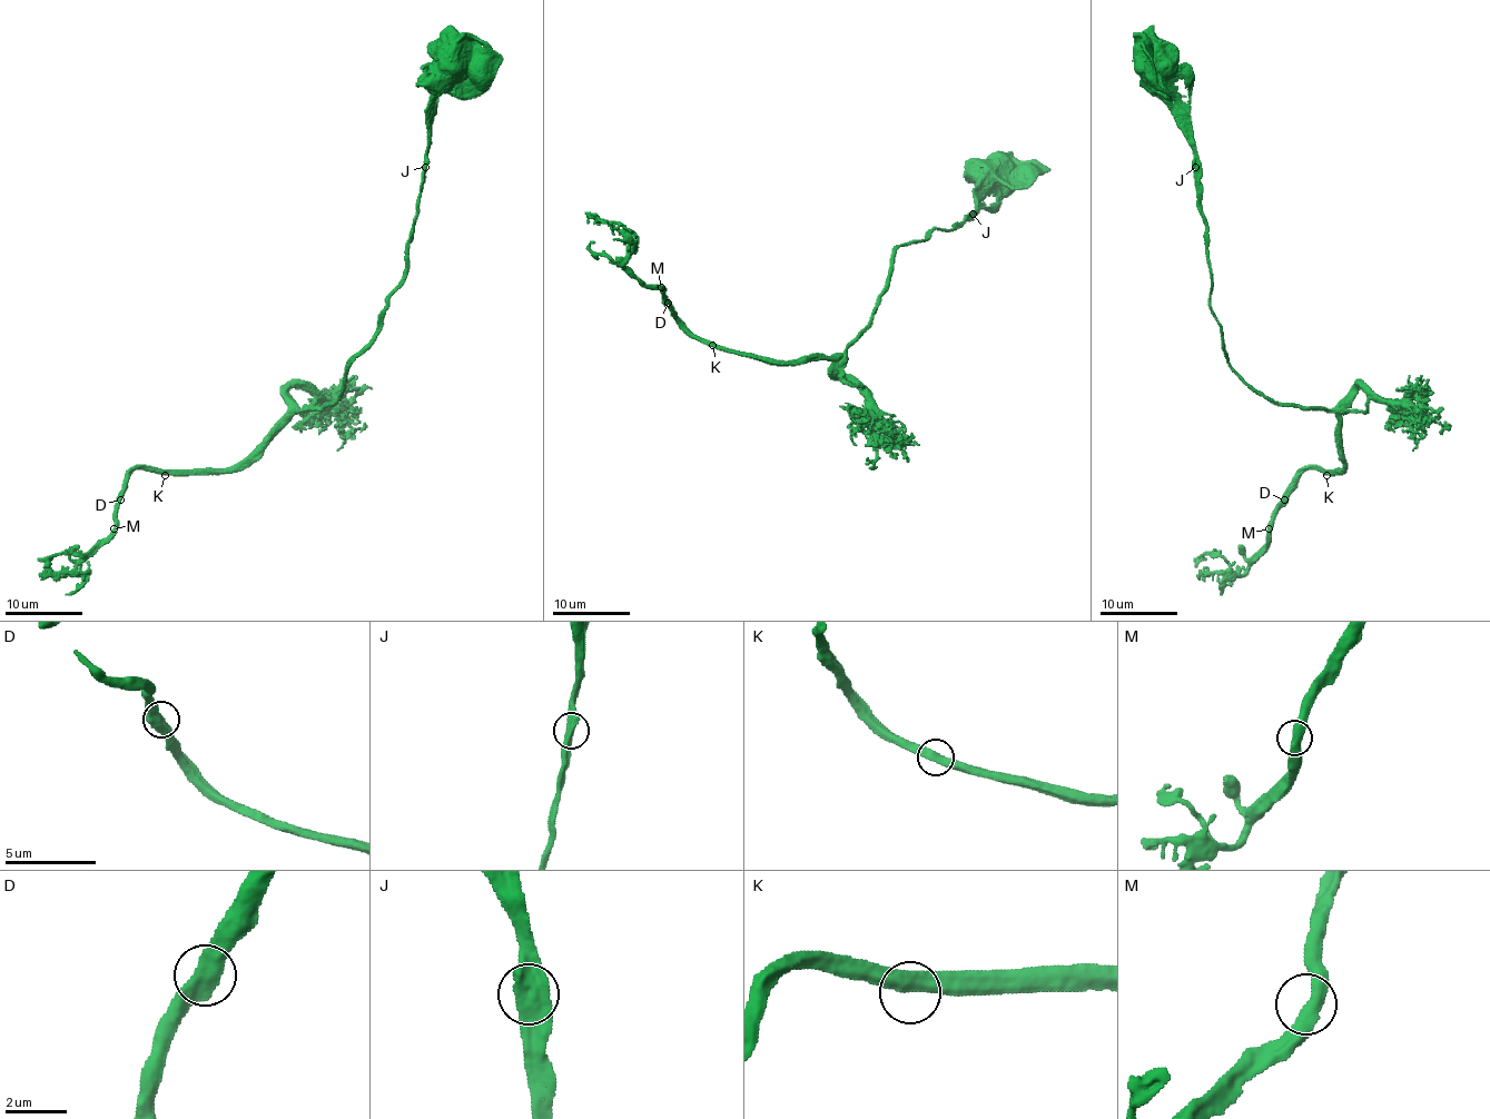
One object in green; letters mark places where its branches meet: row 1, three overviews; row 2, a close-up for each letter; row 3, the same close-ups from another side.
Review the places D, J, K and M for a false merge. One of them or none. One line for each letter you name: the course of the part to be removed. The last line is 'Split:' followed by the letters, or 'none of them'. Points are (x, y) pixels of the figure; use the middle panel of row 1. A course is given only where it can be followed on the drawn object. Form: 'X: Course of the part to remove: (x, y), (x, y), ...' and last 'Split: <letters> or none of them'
Split: none of them

